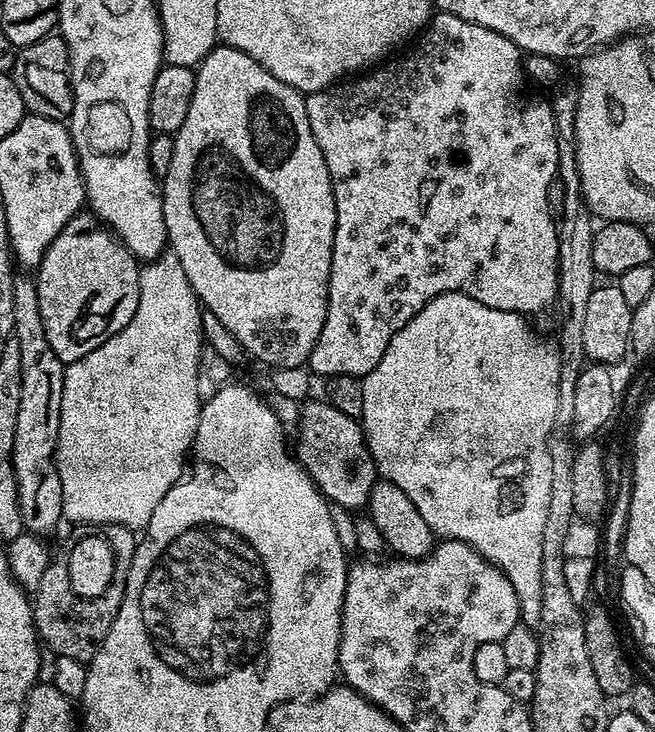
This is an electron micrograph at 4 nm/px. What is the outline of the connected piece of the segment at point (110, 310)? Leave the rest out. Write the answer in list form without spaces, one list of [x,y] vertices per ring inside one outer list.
[[[81,211],[62,226],[58,238],[44,251],[34,279],[46,338],[65,366],[90,354],[90,350],[98,350],[106,338],[114,338],[134,318],[140,297],[140,269],[132,251],[91,211]]]

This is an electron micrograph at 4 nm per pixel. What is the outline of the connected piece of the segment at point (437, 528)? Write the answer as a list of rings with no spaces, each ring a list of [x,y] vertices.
[[[447,292],[435,296],[410,318],[410,322],[406,322],[406,326],[402,326],[402,330],[394,334],[394,338],[390,338],[386,354],[382,354],[382,362],[378,362],[378,366],[374,366],[374,370],[370,370],[370,374],[363,377],[362,414],[359,419],[364,429],[365,445],[376,463],[377,473],[394,486],[398,486],[398,490],[402,490],[402,494],[406,494],[406,498],[414,502],[418,514],[426,518],[437,537],[460,540],[486,557],[495,568],[499,568],[510,586],[514,586],[523,623],[536,626],[539,625],[542,614],[542,540],[550,506],[551,460],[547,442],[555,424],[558,407],[560,353],[555,347],[547,348],[542,341],[536,340],[535,334],[528,329],[524,320],[527,319],[521,313],[494,310],[461,292]]]

